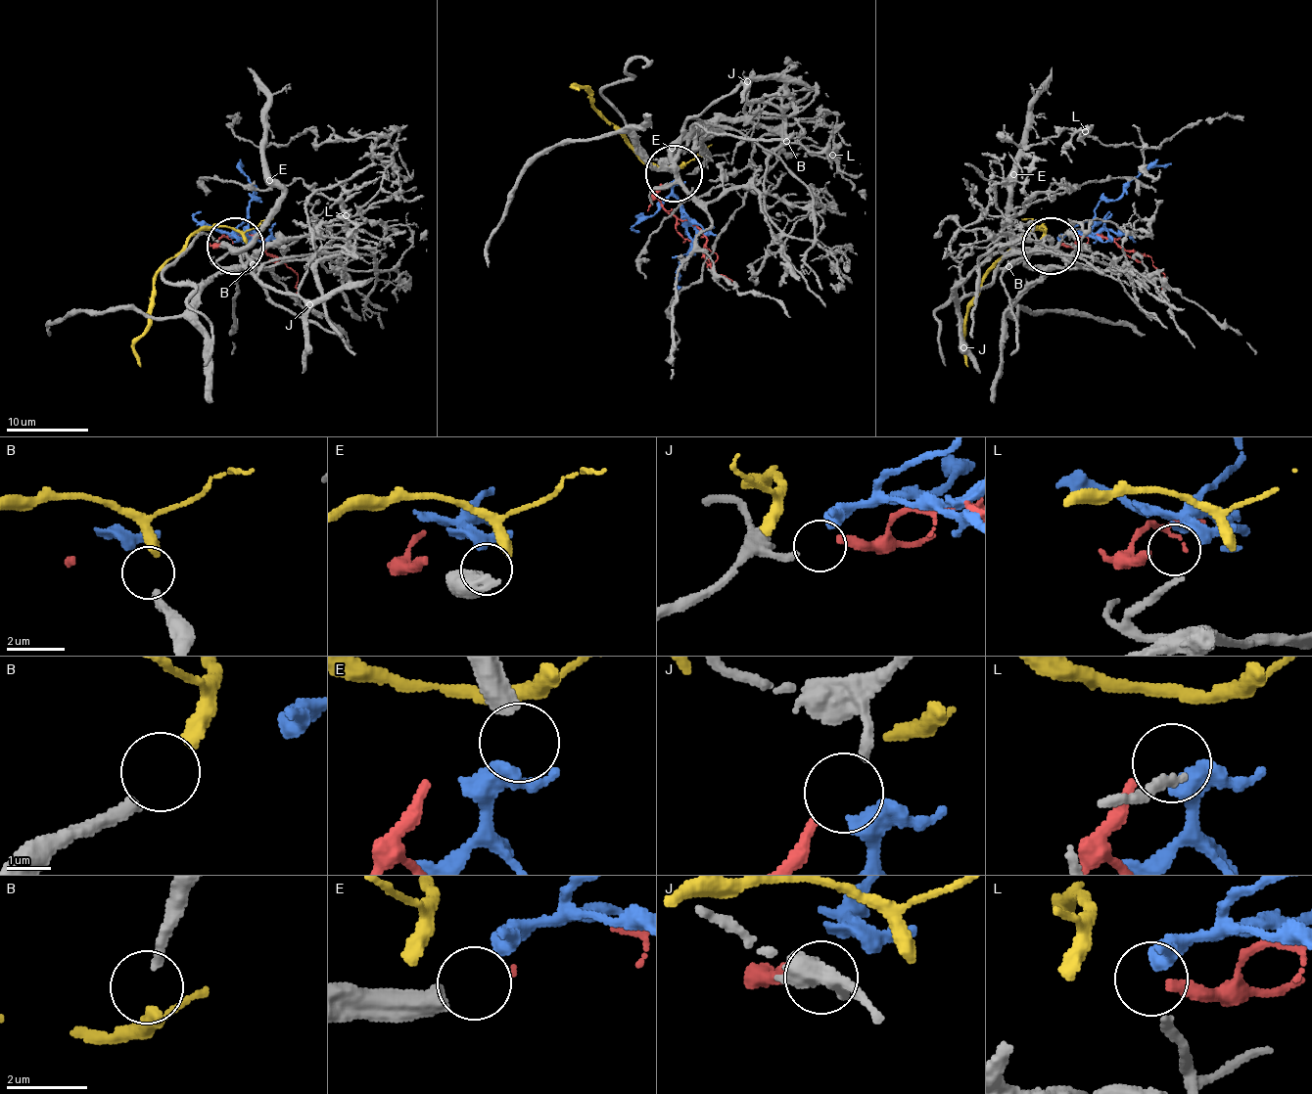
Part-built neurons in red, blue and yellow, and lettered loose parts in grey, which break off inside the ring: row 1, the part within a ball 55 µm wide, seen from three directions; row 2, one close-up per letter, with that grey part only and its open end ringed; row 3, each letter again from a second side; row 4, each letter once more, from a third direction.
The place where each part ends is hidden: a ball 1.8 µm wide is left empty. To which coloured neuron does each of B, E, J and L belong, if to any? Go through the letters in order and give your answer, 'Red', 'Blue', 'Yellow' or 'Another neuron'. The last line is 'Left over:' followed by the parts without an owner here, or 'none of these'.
B: Yellow
E: Another neuron
J: Red
L: Blue
Left over: E

